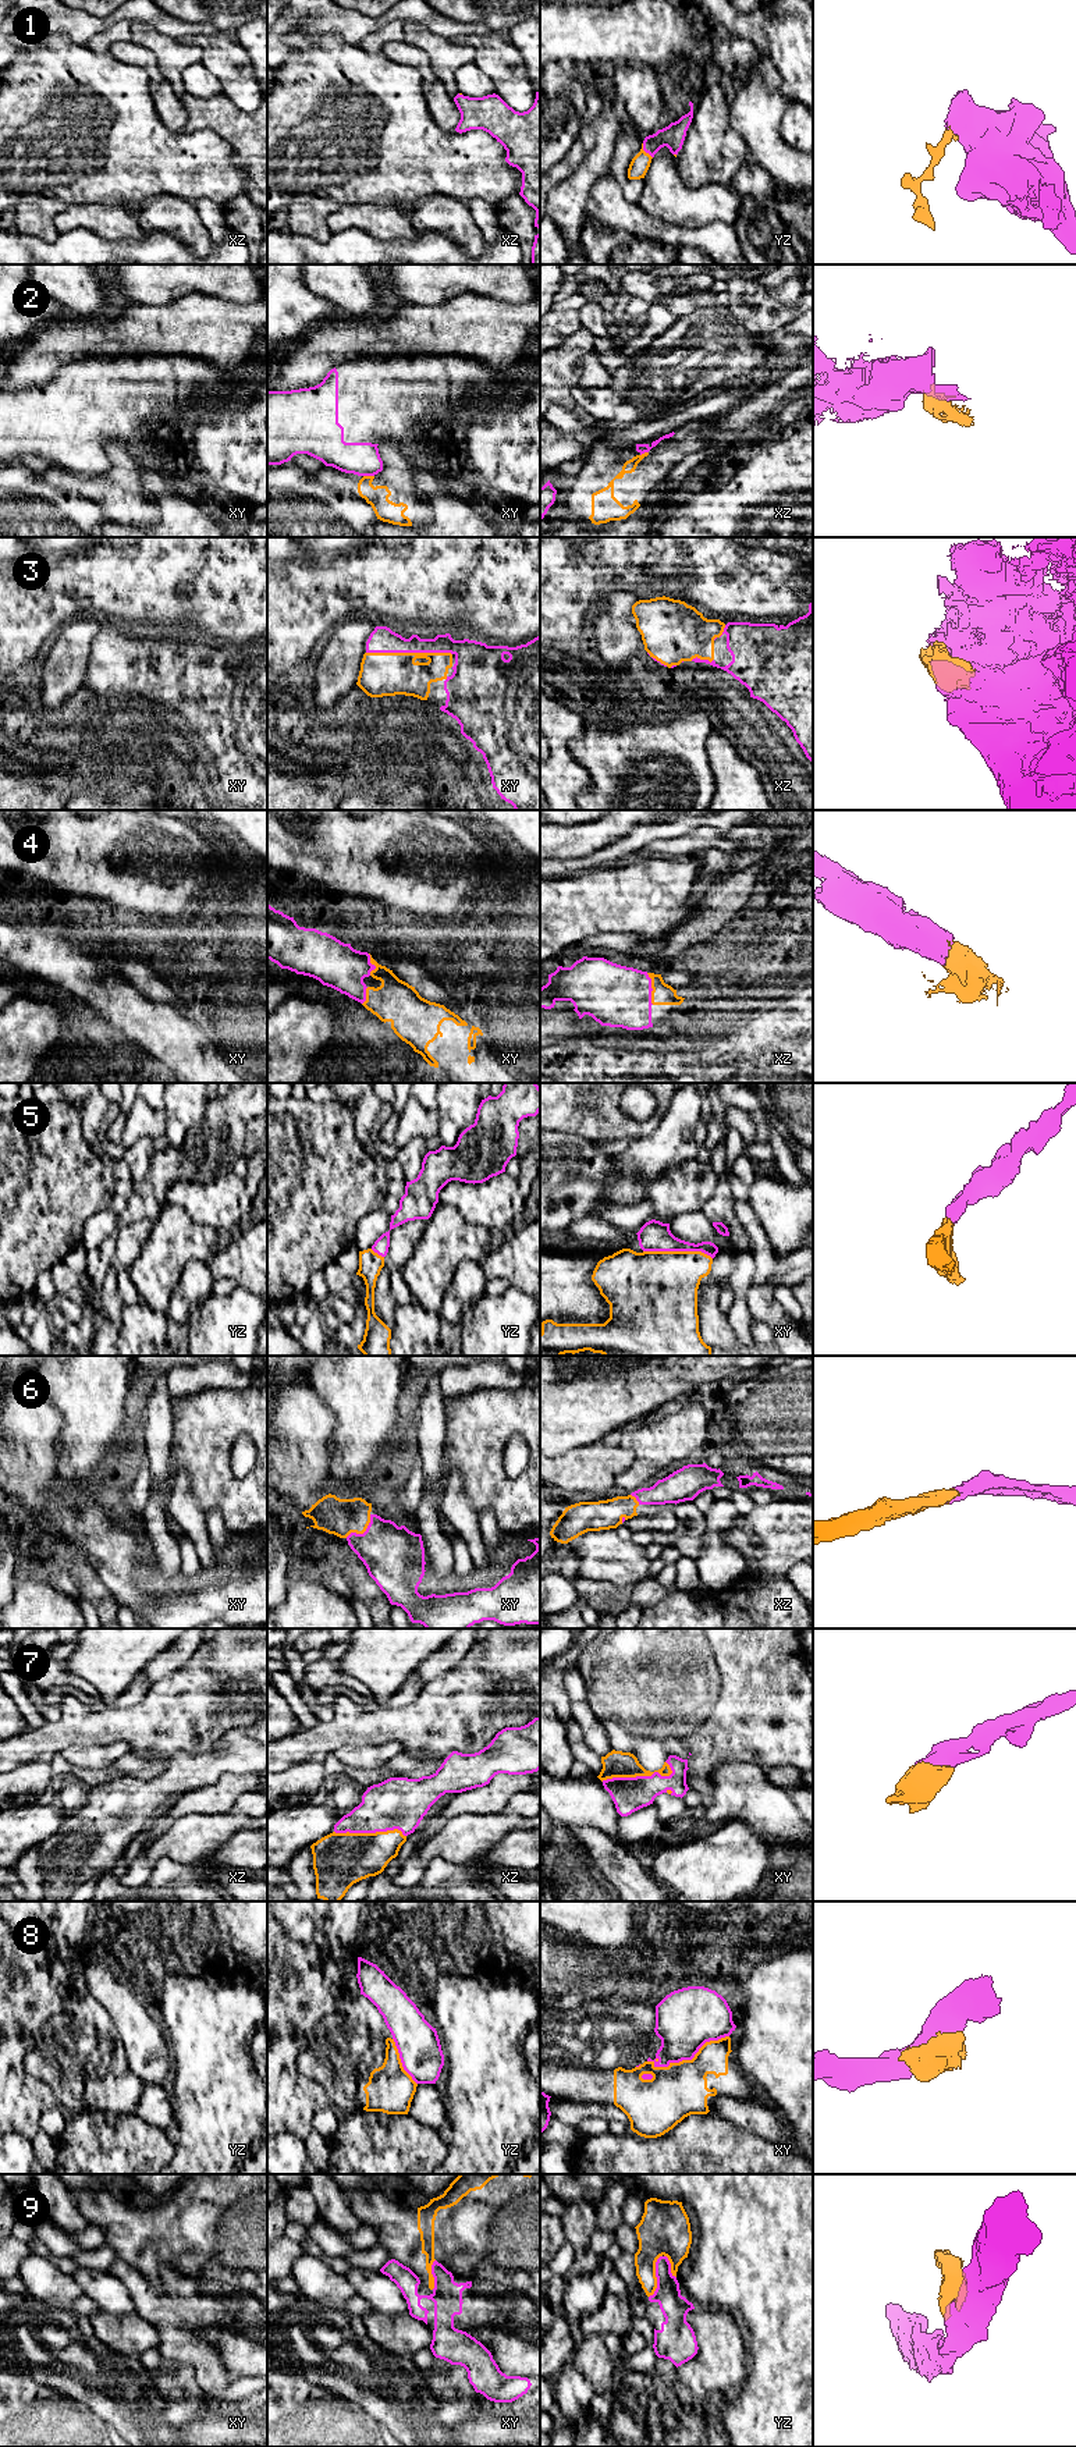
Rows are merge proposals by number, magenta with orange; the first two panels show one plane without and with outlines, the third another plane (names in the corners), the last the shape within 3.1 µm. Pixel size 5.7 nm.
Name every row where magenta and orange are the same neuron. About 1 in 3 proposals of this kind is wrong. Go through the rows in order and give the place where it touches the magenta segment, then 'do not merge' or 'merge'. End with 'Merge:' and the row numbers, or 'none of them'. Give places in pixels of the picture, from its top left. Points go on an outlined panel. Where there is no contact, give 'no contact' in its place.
1: meets magenta in yz at (645, 151); merge
2: meets magenta in xy at (369, 475); do not merge
3: meets magenta in xy at (409, 652); do not merge
4: meets magenta in xz at (652, 988); merge
5: meets magenta in xy at (678, 1250); merge
6: meets magenta in xy at (364, 1533); merge
7: meets magenta in xy at (636, 1776); merge
8: meets magenta in xy at (688, 2059); do not merge
9: meets magenta in yz at (656, 2276); do not merge
Merge: 1, 4, 5, 6, 7

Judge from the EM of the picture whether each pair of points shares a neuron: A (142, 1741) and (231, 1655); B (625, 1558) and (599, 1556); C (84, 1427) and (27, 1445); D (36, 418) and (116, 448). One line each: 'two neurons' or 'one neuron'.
A: one neuron
B: one neuron
C: two neurons
D: two neurons

